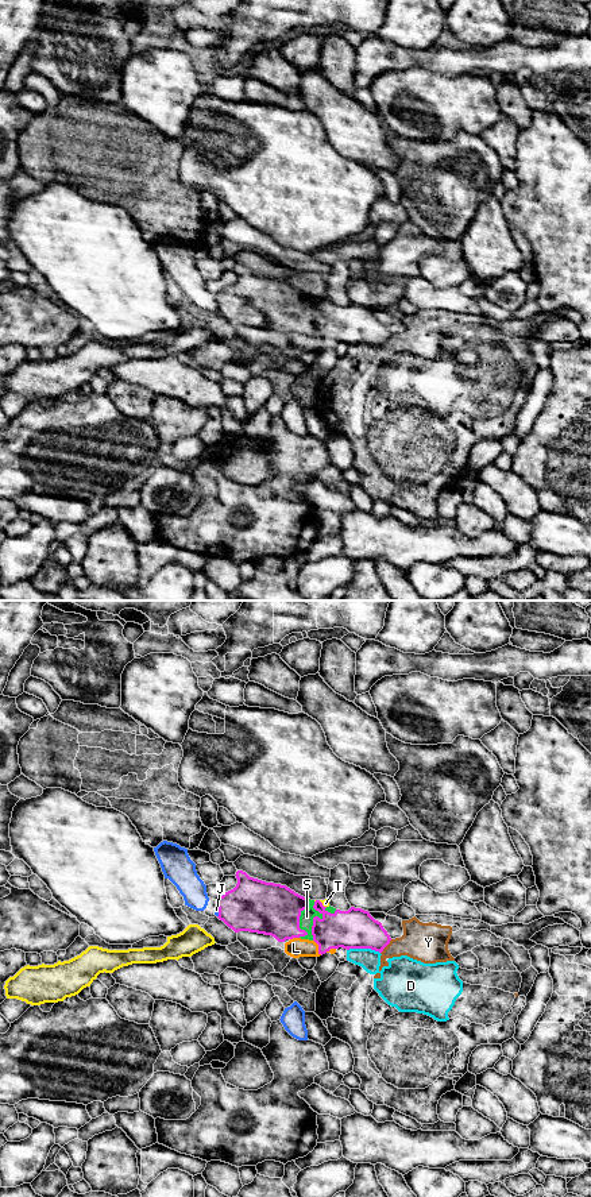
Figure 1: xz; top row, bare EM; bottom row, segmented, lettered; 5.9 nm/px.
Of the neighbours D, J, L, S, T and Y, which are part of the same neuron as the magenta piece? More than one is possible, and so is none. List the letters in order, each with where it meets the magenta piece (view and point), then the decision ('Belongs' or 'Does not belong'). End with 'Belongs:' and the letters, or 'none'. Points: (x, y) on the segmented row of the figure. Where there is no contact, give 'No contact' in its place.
D: Touches magenta at xz (363, 948). Does not belong
J: Touches magenta at xz (219, 910). Does not belong
L: Touches magenta at xz (319, 948). Belongs
S: Touches magenta at xz (298, 921). Belongs
T: Touches magenta at xz (321, 904). Does not belong
Y: Touches magenta at xz (386, 945). Does not belong
Belongs: L, S

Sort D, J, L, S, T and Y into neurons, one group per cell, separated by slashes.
D Y / J / L S / T

